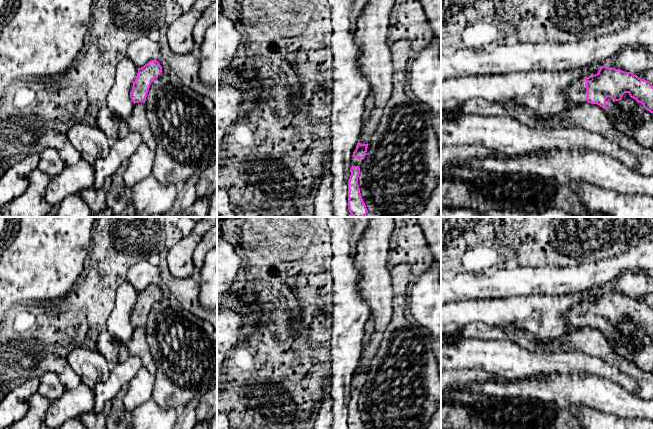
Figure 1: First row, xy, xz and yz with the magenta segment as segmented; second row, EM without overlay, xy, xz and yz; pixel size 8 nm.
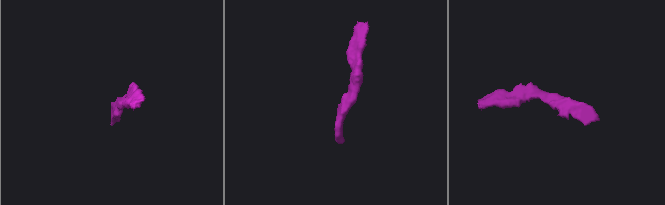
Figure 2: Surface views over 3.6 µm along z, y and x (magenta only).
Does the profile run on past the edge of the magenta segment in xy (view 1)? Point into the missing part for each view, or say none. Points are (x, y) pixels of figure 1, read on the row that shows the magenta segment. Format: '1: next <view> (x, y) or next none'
1: next none

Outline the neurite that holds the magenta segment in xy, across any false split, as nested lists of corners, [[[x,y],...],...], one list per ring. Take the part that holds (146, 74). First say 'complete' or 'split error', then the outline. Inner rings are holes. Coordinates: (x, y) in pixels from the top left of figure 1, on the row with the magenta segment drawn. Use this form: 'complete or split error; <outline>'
complete; [[[156,59],[138,68],[138,73],[130,92],[130,98],[134,104],[139,102],[145,103],[152,81],[161,73],[162,67]]]

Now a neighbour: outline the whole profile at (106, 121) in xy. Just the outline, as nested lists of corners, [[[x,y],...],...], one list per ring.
[[[107,106],[102,107],[96,117],[96,126],[114,142],[118,139],[118,128],[121,119],[115,116]]]

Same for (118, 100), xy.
[[[129,57],[123,58],[116,67],[116,77],[107,95],[106,106],[121,120],[130,116],[134,108],[130,92],[137,73],[138,67]]]

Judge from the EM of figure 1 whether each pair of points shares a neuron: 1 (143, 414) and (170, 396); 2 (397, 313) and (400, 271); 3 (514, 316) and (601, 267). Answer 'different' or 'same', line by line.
1: different
2: same
3: different

